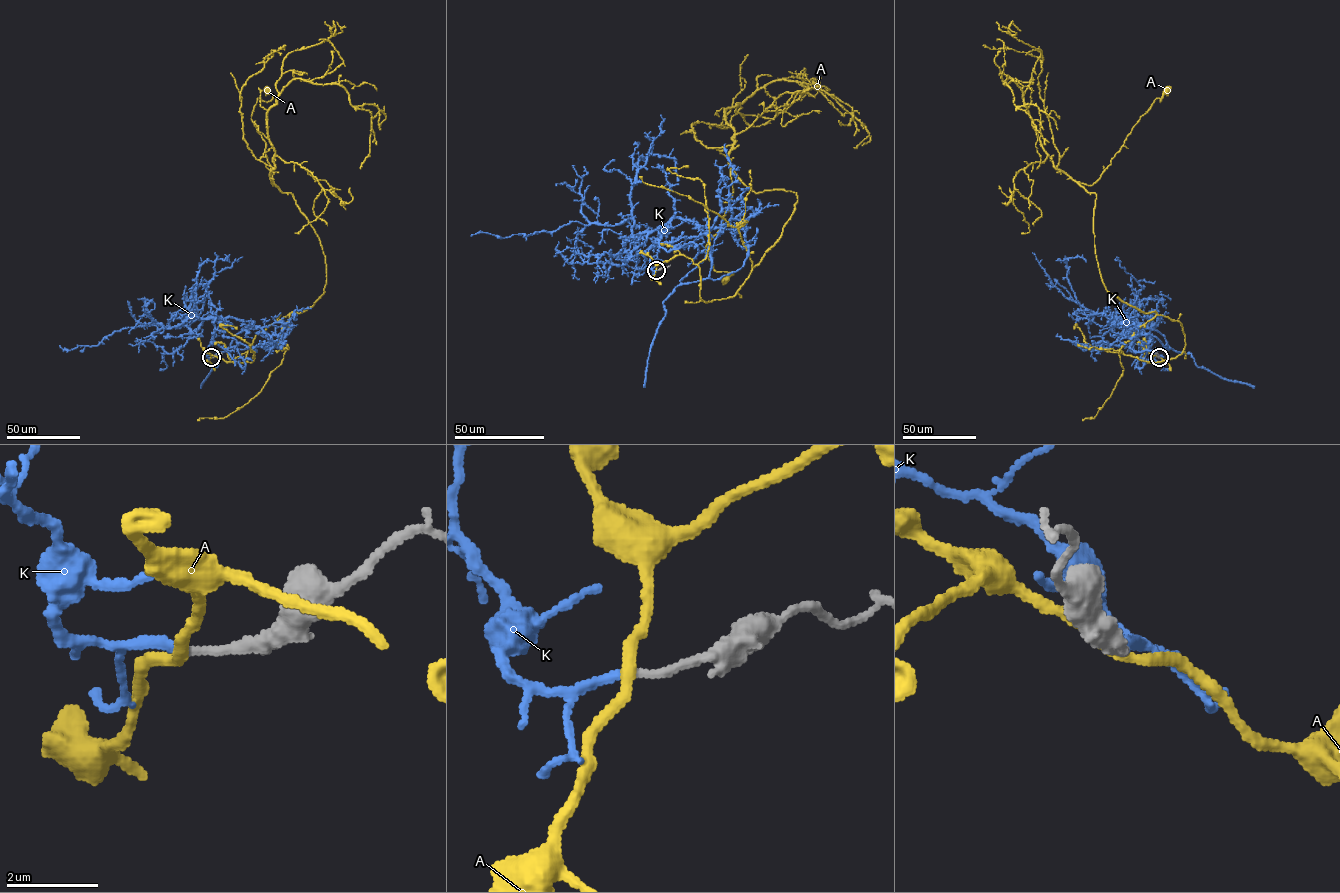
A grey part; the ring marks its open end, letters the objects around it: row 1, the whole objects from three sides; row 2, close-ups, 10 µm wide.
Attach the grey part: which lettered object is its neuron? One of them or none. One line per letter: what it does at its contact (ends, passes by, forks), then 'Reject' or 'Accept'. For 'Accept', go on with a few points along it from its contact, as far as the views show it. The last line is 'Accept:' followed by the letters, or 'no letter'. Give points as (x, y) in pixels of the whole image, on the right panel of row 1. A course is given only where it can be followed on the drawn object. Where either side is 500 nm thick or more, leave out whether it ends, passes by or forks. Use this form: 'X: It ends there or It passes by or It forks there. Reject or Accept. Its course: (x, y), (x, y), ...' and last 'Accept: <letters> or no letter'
A: It passes by. Reject
K: It ends there. Accept. Its course: (1159, 357), (1140, 340), (1125, 318), (1116, 317), (1156, 330), (1169, 349), (1149, 334), (1127, 338), (1110, 327)
Accept: K

